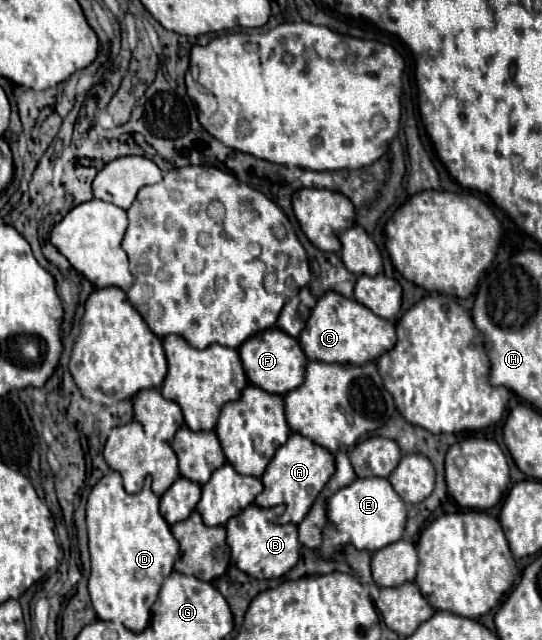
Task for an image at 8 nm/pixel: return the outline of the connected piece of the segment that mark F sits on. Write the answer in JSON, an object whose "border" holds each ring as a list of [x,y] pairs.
{"border":[[[276,327],[266,329],[266,331],[250,337],[238,351],[242,357],[246,377],[252,385],[258,385],[260,389],[266,389],[268,393],[274,393],[274,395],[286,395],[288,391],[302,385],[308,357],[304,355],[300,343],[294,337],[290,337],[288,333],[282,333]]]}

